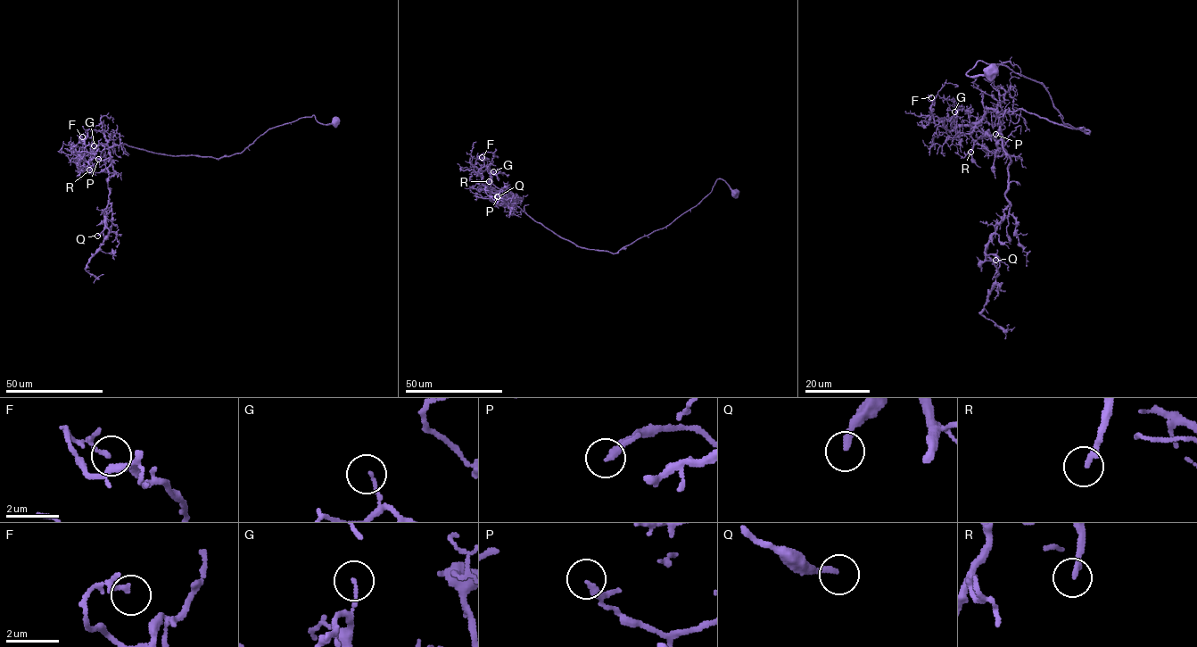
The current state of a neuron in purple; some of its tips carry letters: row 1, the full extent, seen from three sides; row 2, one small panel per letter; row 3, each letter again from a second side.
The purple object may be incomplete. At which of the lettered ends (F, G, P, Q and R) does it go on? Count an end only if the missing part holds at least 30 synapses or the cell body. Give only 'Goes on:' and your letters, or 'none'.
Goes on: none

